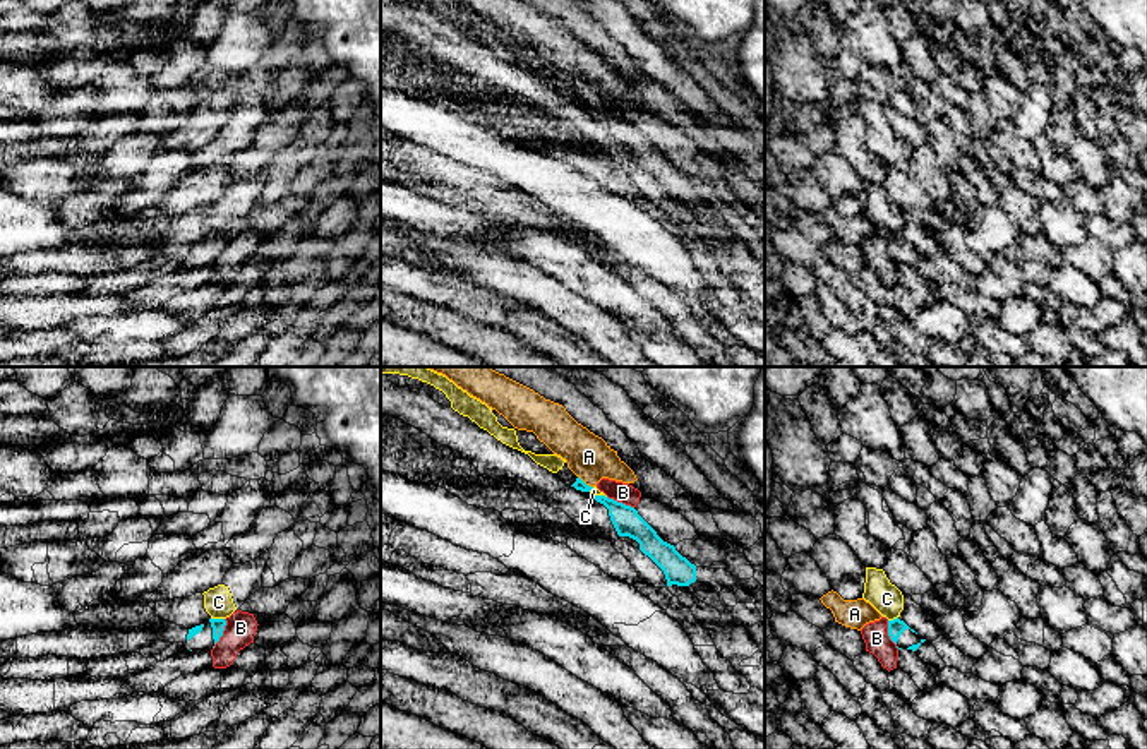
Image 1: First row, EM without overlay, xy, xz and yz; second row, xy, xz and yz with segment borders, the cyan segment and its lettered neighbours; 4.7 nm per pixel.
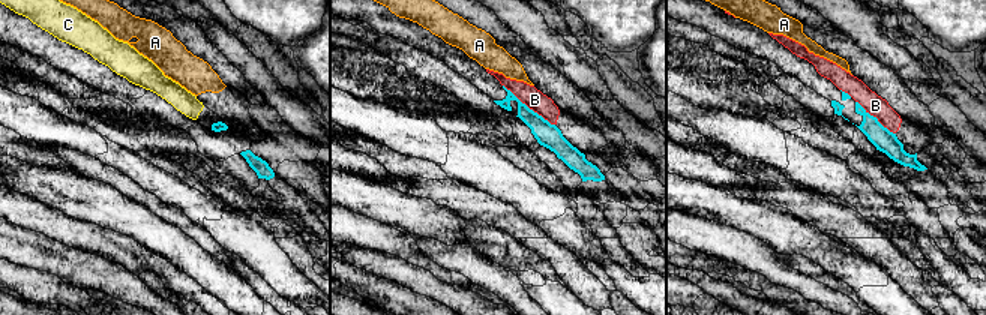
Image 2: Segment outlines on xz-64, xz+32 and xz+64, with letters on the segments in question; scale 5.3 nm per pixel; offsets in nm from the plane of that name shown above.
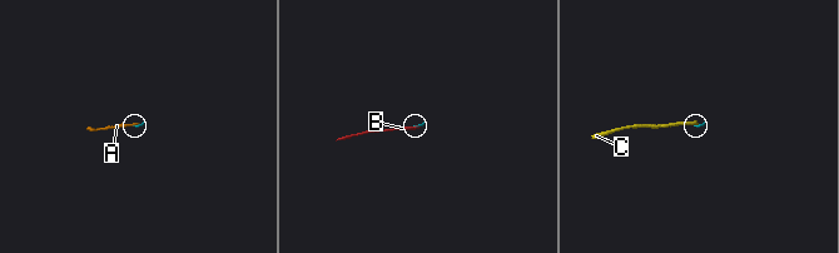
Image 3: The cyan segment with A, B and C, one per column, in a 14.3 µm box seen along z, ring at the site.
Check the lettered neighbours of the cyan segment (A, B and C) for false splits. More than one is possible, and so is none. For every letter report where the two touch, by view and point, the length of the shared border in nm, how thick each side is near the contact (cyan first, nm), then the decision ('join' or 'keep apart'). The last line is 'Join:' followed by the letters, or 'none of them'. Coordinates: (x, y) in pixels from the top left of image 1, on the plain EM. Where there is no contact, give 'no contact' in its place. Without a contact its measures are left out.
A: xz (583, 98) | 90 nm | 50/200 nm | keep apart
B: xy (222, 251) | 160 nm | 60/150 nm | keep apart
C: xy (218, 235) | 60 nm | 60/140 nm | keep apart
Join: none of them

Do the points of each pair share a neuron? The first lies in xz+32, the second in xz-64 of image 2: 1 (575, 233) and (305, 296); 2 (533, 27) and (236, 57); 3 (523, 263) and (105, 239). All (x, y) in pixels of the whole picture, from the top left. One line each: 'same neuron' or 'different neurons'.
1: same neuron
2: same neuron
3: different neurons

